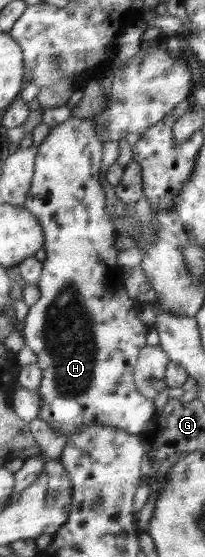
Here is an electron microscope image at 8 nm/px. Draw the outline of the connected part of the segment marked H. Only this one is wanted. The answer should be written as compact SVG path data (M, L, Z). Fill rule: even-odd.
M70 117L64 122L50 128L50 132L43 142L37 148L35 156L34 174L31 187L25 200L24 207L36 217L39 226L43 231L44 249L47 258L42 263L42 273L36 284L41 292L38 301L29 308L25 321L20 324L23 331L24 343L27 348L34 352L38 357L39 369L43 378L39 389L36 391L39 395L39 419L49 423L51 429L61 431L65 437L69 438L73 433L77 433L83 427L89 425L103 425L105 427L115 427L125 433L138 435L145 431L155 414L154 400L144 398L143 395L135 389L133 379L134 367L136 365L140 349L146 347L146 337L149 327L137 317L142 305L136 300L127 296L124 287L124 277L127 274L127 268L117 265L117 256L119 249L118 232L114 229L112 220L106 211L105 191L99 180L101 176L101 162L103 162L103 143L95 135L93 119L87 117Z

